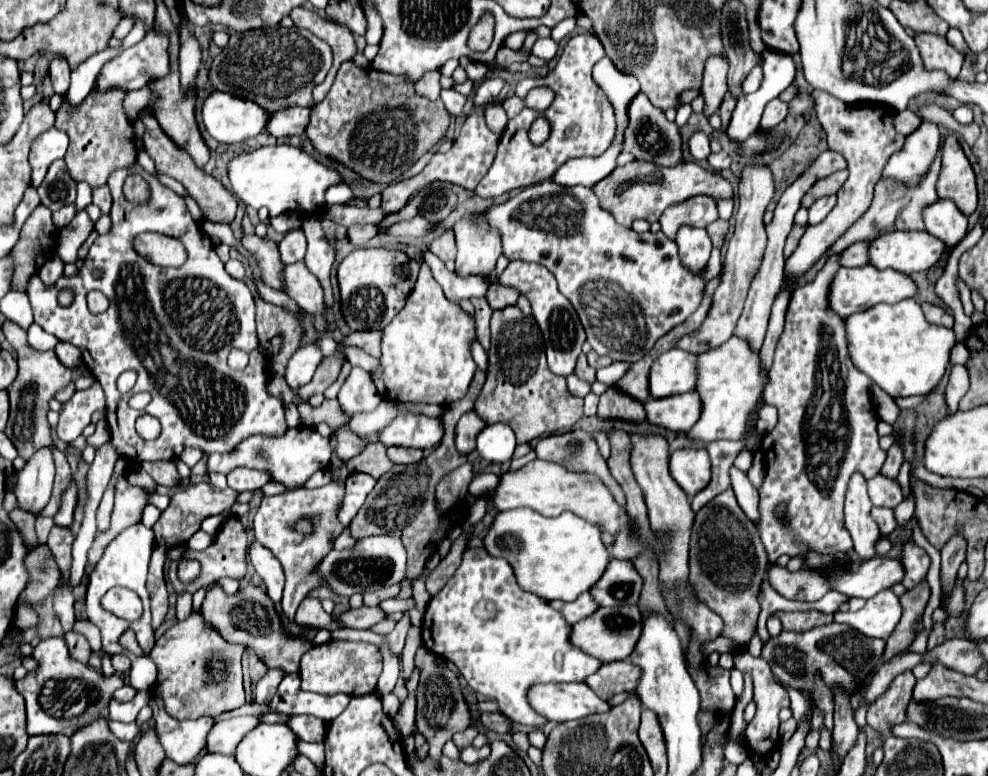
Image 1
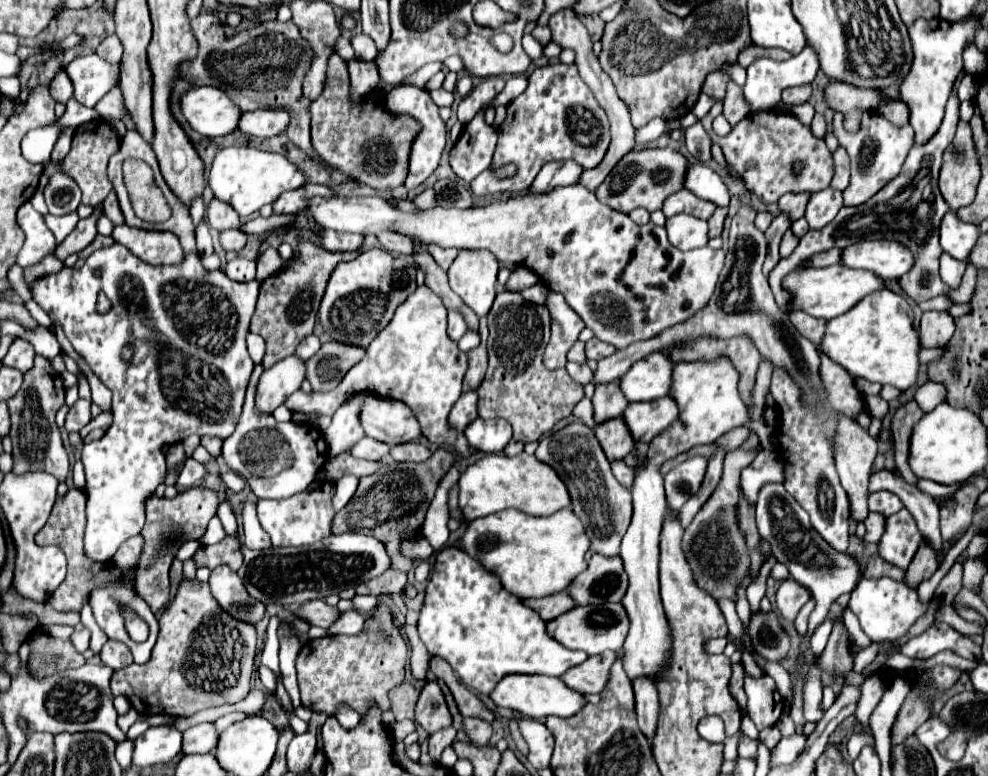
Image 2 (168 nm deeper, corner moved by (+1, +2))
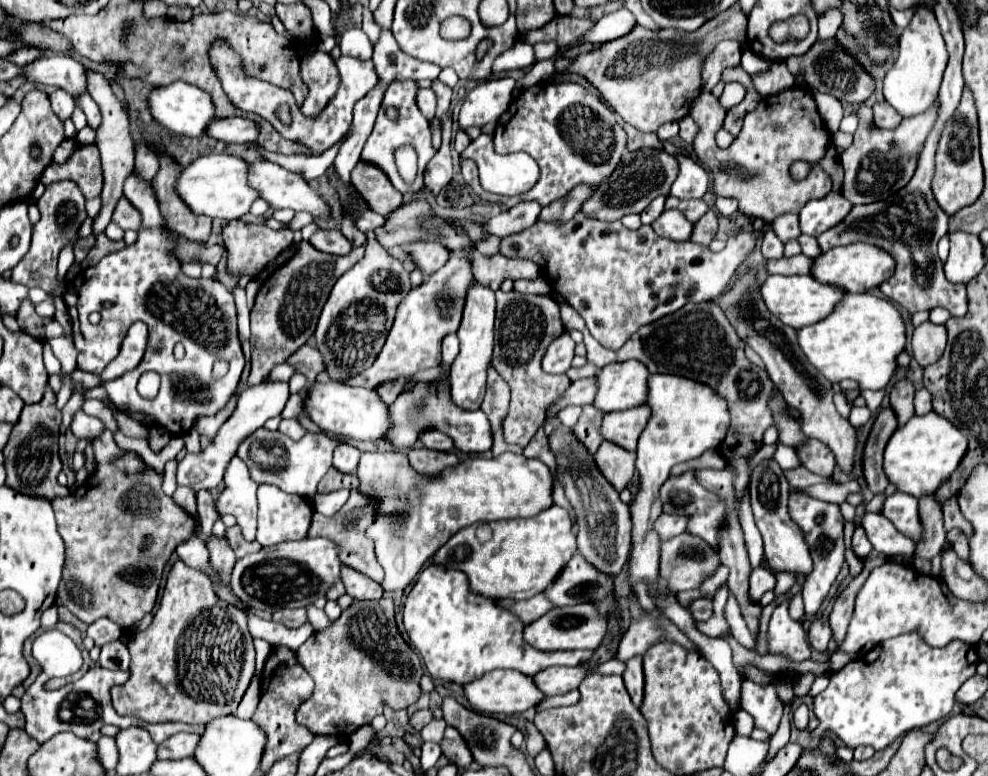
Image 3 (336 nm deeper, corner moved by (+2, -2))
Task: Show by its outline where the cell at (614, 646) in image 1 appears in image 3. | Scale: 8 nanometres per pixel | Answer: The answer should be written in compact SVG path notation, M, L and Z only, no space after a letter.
M573 605L573 607L553 607L545 617L525 625L523 637L525 643L539 651L573 651L573 649L597 649L605 637L607 621L599 617L593 605Z

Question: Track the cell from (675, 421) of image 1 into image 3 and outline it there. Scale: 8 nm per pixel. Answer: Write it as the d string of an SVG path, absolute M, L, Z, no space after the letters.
M639 405L625 411L605 413L601 423L601 437L627 451L637 449L637 439L649 421L649 407Z

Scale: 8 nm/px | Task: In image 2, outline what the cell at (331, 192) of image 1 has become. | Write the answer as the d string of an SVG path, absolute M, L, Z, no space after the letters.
M306 183L300 189L282 193L280 199L272 207L274 207L276 215L280 215L280 213L298 213L298 211L302 211L306 207L306 201L310 201L312 197L326 197L326 199L330 199L330 197L334 197L334 189L328 187L328 185Z

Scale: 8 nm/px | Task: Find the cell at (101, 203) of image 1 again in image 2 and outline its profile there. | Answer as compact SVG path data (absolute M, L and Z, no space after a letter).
M112 191L106 199L104 199L104 203L102 203L102 213L112 221L112 223L124 223L124 219L122 219L122 213L120 213L120 207L118 207L118 199L116 199L116 193Z

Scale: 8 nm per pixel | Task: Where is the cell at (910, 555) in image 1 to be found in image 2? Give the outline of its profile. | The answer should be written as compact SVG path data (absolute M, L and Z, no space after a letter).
M902 509L892 517L886 517L886 533L878 543L882 559L906 571L920 543L922 535L916 527L914 517L908 511Z

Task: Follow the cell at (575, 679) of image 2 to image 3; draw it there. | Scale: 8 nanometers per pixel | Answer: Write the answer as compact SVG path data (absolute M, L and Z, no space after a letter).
M577 665L577 667L549 667L541 673L533 675L537 689L545 695L563 695L571 689L577 689L585 675L593 669L593 665Z

